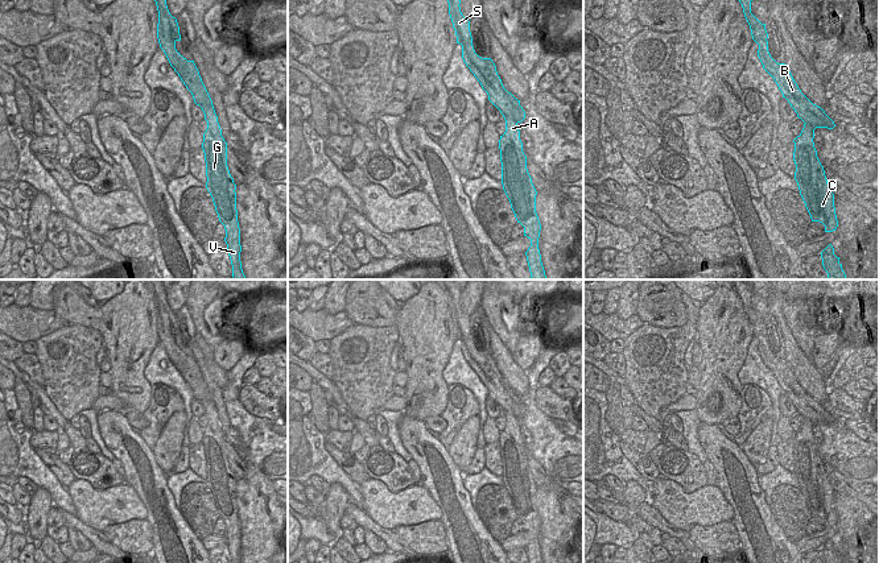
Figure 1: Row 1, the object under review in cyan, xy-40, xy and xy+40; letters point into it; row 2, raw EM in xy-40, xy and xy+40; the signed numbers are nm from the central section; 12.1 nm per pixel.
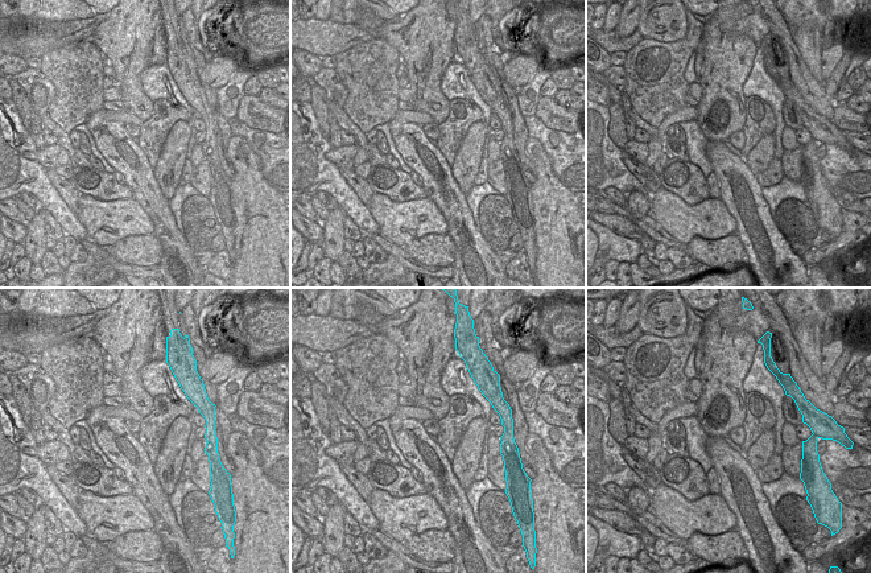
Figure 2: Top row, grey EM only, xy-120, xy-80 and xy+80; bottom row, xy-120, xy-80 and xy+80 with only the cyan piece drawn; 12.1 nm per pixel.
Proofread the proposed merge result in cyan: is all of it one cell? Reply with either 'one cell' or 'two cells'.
two cells

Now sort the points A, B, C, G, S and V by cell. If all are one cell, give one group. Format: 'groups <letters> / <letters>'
groups A C G V / B S

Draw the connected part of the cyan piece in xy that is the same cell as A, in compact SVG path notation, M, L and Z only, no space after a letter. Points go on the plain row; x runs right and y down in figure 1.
M505 411L505 427L500 431L502 480L509 494L517 518L524 522L524 531L531 535L525 547L529 563L544 563L538 545L541 519L536 508L537 487L527 464L517 417Z

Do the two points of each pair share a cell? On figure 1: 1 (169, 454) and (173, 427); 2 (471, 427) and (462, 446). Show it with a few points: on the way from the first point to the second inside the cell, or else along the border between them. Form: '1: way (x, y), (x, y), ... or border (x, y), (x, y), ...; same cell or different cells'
1: way (169, 447), (172, 434); same cell
2: way (469, 431), (465, 442); same cell

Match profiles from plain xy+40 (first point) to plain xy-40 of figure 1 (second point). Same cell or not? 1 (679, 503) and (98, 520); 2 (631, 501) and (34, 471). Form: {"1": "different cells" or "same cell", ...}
{"1": "same cell", "2": "different cells"}

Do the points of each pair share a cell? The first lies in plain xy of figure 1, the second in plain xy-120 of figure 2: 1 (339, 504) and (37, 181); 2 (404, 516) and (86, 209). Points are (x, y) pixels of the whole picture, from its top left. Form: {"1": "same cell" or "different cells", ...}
{"1": "different cells", "2": "same cell"}

